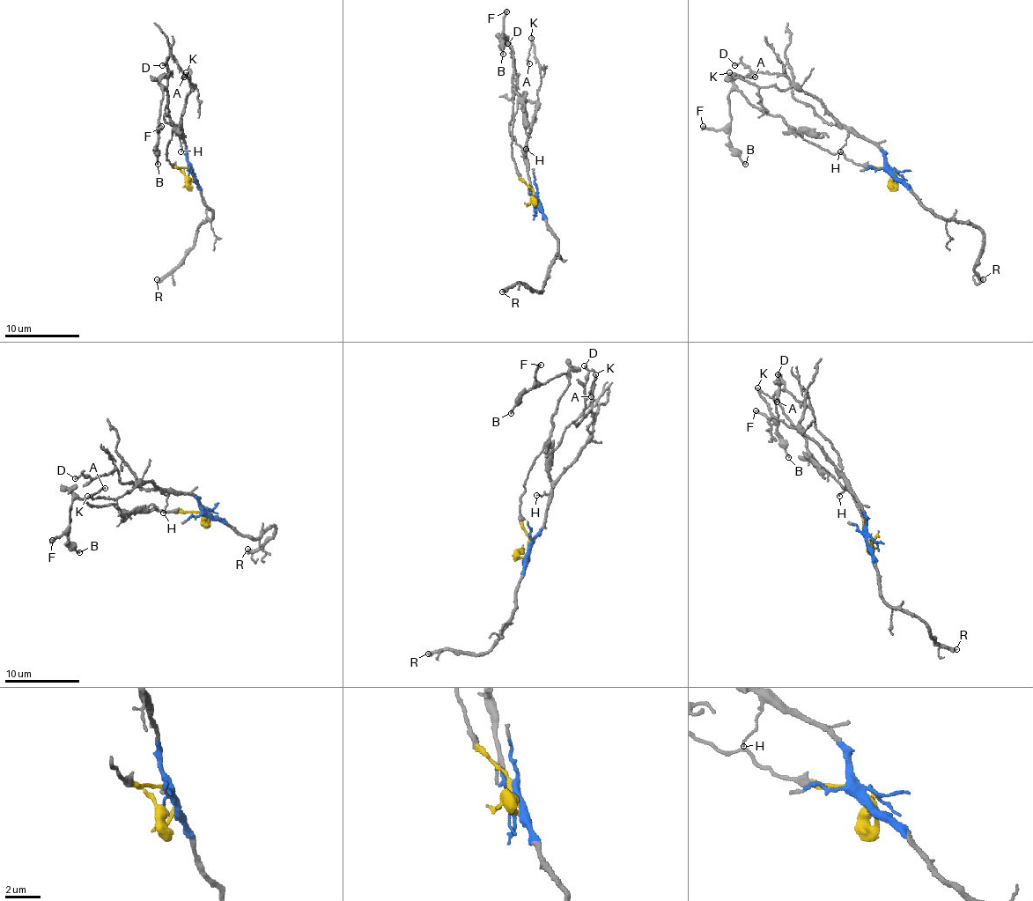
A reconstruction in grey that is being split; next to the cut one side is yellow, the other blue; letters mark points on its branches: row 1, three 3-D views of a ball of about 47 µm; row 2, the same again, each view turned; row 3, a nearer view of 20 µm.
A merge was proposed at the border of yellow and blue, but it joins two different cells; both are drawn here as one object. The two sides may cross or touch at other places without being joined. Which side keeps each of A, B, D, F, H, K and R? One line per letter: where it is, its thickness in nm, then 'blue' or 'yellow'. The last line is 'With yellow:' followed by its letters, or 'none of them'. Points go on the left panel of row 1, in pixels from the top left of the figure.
A: place (184, 77); calibre 130 nm; blue
B: place (158, 164); calibre 150 nm; yellow
D: place (162, 65); calibre 120 nm; blue
F: place (161, 126); calibre 280 nm; yellow
H: place (180, 151); calibre 100 nm; blue
K: place (186, 72); calibre 180 nm; blue
R: place (157, 279); calibre 400 nm; blue
With yellow: B, F

